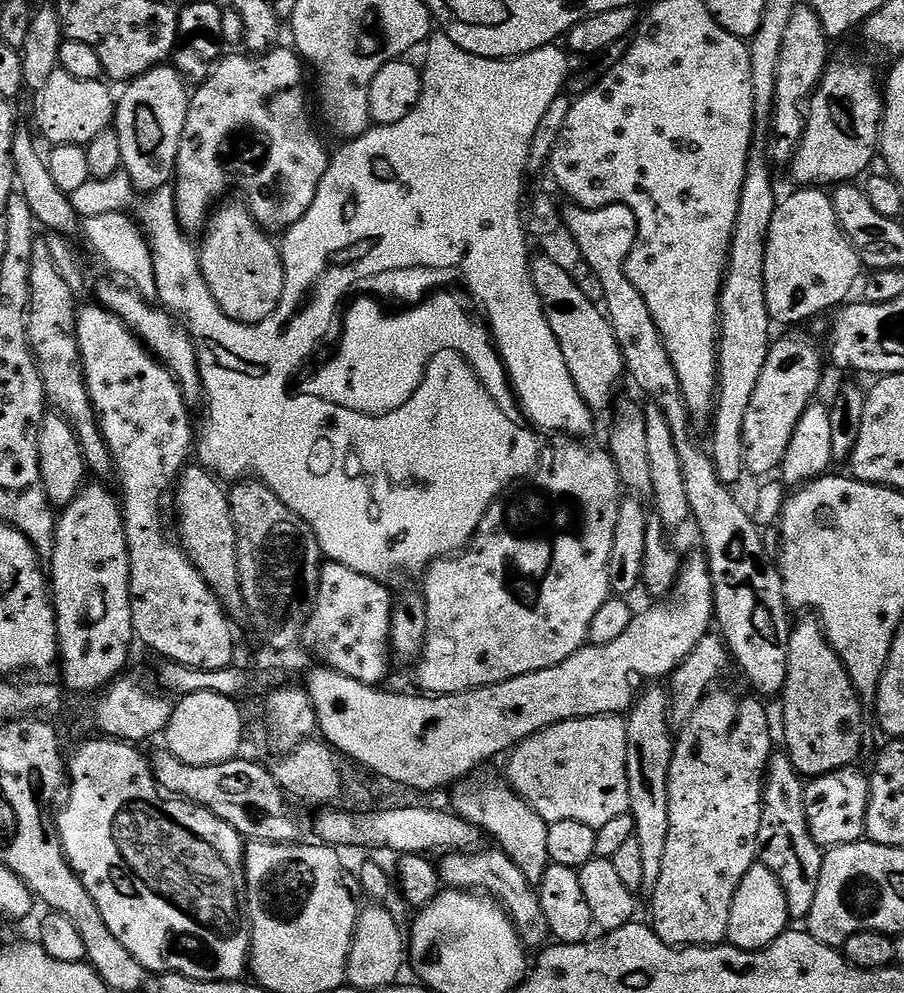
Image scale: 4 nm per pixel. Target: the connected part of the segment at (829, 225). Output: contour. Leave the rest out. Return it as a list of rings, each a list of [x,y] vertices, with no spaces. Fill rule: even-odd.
[[[804,186],[796,191],[800,192],[786,197],[785,200],[783,197],[777,203],[766,242],[766,310],[776,326],[800,324],[803,320],[812,320],[815,316],[822,315],[823,312],[831,313],[839,309],[851,297],[848,295],[851,294],[856,279],[858,284],[862,276],[860,256],[856,253],[855,246],[849,242],[847,234],[840,228],[831,195],[816,186]]]

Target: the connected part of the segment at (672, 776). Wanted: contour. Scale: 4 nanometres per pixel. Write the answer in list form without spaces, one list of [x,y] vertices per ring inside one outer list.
[[[712,690],[705,695],[704,701],[690,714],[690,718],[678,730],[672,749],[672,761],[668,771],[668,797],[670,798],[670,834],[666,834],[666,855],[662,858],[662,874],[658,874],[655,890],[650,893],[652,900],[652,920],[650,926],[662,938],[662,942],[673,946],[720,946],[725,943],[730,922],[730,906],[742,878],[746,878],[746,870],[757,863],[758,849],[756,839],[760,833],[762,822],[762,806],[764,805],[764,773],[768,771],[768,762],[774,755],[772,749],[772,724],[768,721],[768,712],[759,704],[761,701],[743,700],[732,692],[716,692]]]

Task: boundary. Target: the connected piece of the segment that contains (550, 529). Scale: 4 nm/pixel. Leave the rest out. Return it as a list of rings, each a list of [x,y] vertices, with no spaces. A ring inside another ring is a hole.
[[[560,434],[549,448],[540,453],[535,468],[519,482],[504,489],[492,501],[490,510],[482,518],[475,536],[459,554],[449,554],[432,561],[423,573],[422,591],[426,602],[426,638],[424,650],[418,657],[416,668],[416,684],[421,693],[434,696],[453,696],[459,692],[469,692],[472,688],[485,688],[491,684],[501,684],[510,678],[518,678],[522,674],[534,674],[534,670],[546,670],[550,666],[558,666],[558,662],[566,662],[570,654],[588,644],[590,621],[599,608],[610,599],[608,587],[608,563],[610,550],[614,546],[614,526],[618,526],[618,510],[622,499],[620,475],[614,466],[612,456],[603,447],[591,448],[583,439]]]

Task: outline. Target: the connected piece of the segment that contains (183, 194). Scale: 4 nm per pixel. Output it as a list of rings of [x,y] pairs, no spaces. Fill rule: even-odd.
[[[276,46],[267,52],[259,54],[243,54],[244,56],[225,55],[220,63],[213,68],[212,73],[204,79],[204,83],[191,93],[188,101],[188,113],[186,114],[186,126],[182,126],[182,138],[178,146],[178,158],[176,159],[176,171],[174,173],[176,213],[180,219],[180,227],[184,229],[185,233],[203,233],[214,205],[221,199],[219,196],[224,192],[224,176],[232,176],[233,182],[248,195],[246,203],[252,210],[252,217],[269,233],[283,234],[287,232],[288,229],[293,228],[303,218],[306,210],[310,210],[310,206],[314,202],[314,194],[318,194],[318,186],[328,169],[330,152],[324,149],[324,144],[320,141],[319,134],[312,129],[312,120],[308,117],[308,100],[304,97],[304,72],[306,73],[306,65],[300,59],[299,52],[291,47],[288,47],[289,49],[280,47]]]

